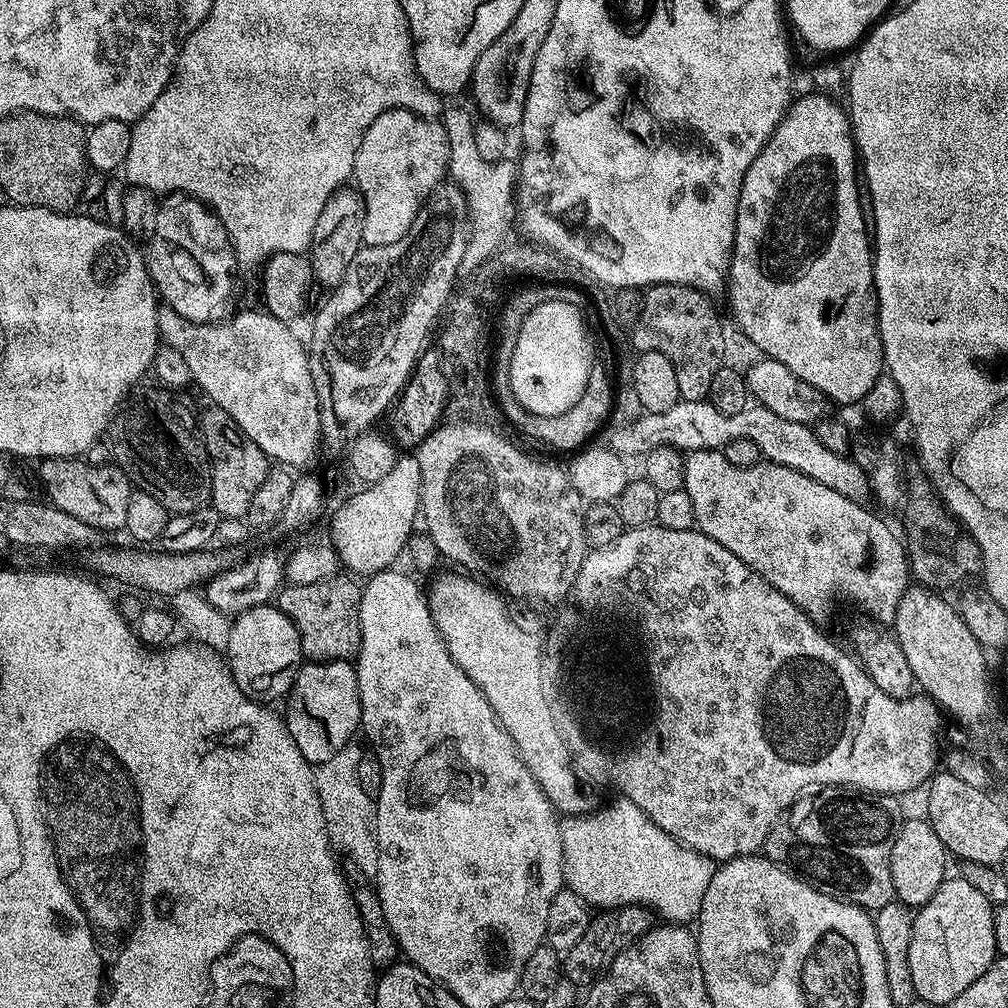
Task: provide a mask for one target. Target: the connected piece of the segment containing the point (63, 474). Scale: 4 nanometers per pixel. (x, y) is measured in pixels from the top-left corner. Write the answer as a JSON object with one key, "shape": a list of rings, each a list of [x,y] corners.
{"shape":[[[44,458],[39,461],[40,480],[48,491],[47,499],[58,510],[86,522],[101,533],[123,529],[126,505],[133,492],[132,482],[120,468],[107,464],[89,464],[84,458]]]}

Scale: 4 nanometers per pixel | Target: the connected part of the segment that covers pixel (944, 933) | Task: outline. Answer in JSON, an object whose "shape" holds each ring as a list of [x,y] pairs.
{"shape":[[[948,878],[934,894],[934,898],[930,898],[930,902],[923,904],[915,913],[910,938],[910,978],[914,978],[914,990],[919,999],[930,1002],[933,1006],[946,1006],[954,1002],[954,998],[958,998],[966,986],[982,978],[982,974],[998,955],[994,942],[993,907],[980,891],[970,886],[970,882]]]}

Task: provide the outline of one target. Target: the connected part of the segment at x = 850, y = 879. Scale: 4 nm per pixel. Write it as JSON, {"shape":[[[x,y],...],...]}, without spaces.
{"shape":[[[820,790],[805,795],[797,799],[787,815],[773,824],[766,834],[763,855],[781,868],[807,878],[823,891],[831,892],[841,900],[848,900],[874,914],[896,899],[894,878],[890,878],[890,850],[894,850],[894,838],[902,823],[898,801],[895,795],[857,794],[852,790]]]}

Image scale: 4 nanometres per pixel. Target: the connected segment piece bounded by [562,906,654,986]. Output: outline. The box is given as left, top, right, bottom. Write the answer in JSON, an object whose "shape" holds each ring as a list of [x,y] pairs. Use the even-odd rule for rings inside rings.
{"shape":[[[639,906],[631,908],[609,908],[600,910],[589,919],[585,933],[568,952],[562,956],[562,976],[567,983],[573,986],[588,986],[601,974],[608,971],[609,966],[637,940],[642,933],[653,927],[654,920],[649,909]],[[649,916],[649,917],[648,917]]]}

